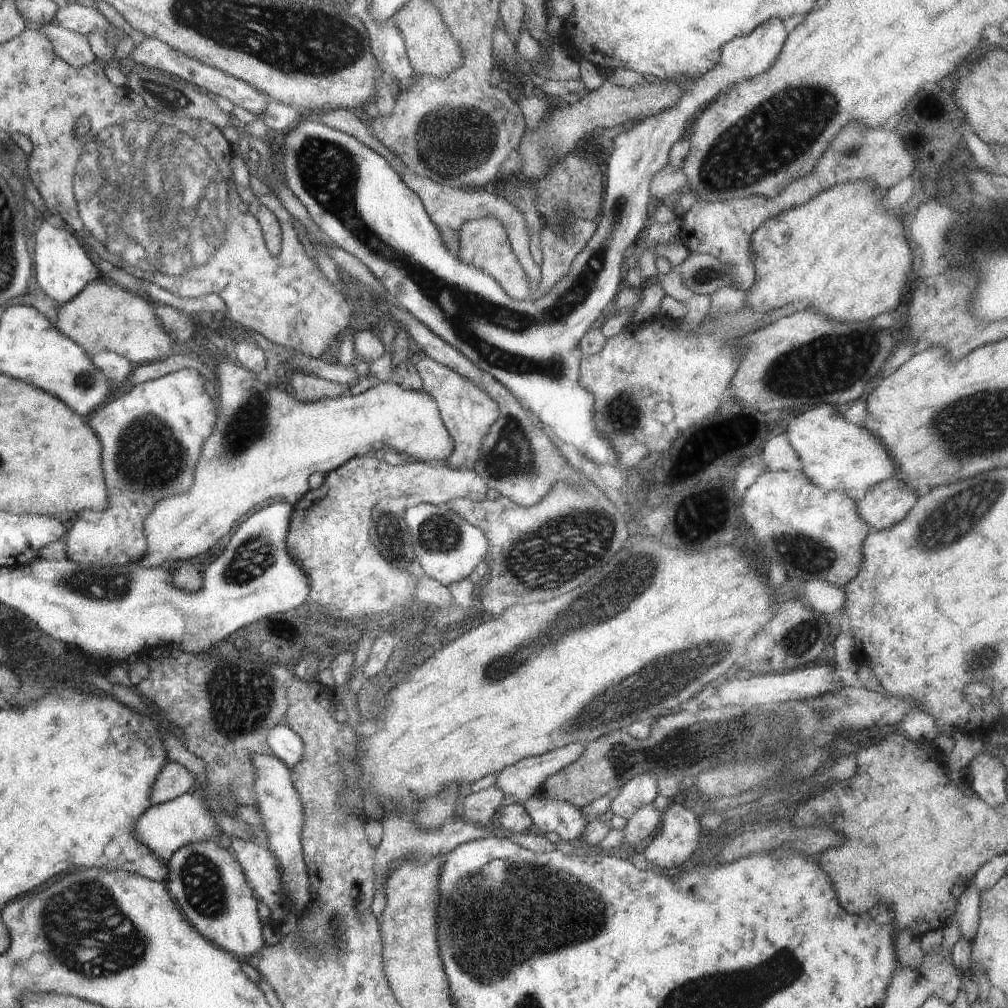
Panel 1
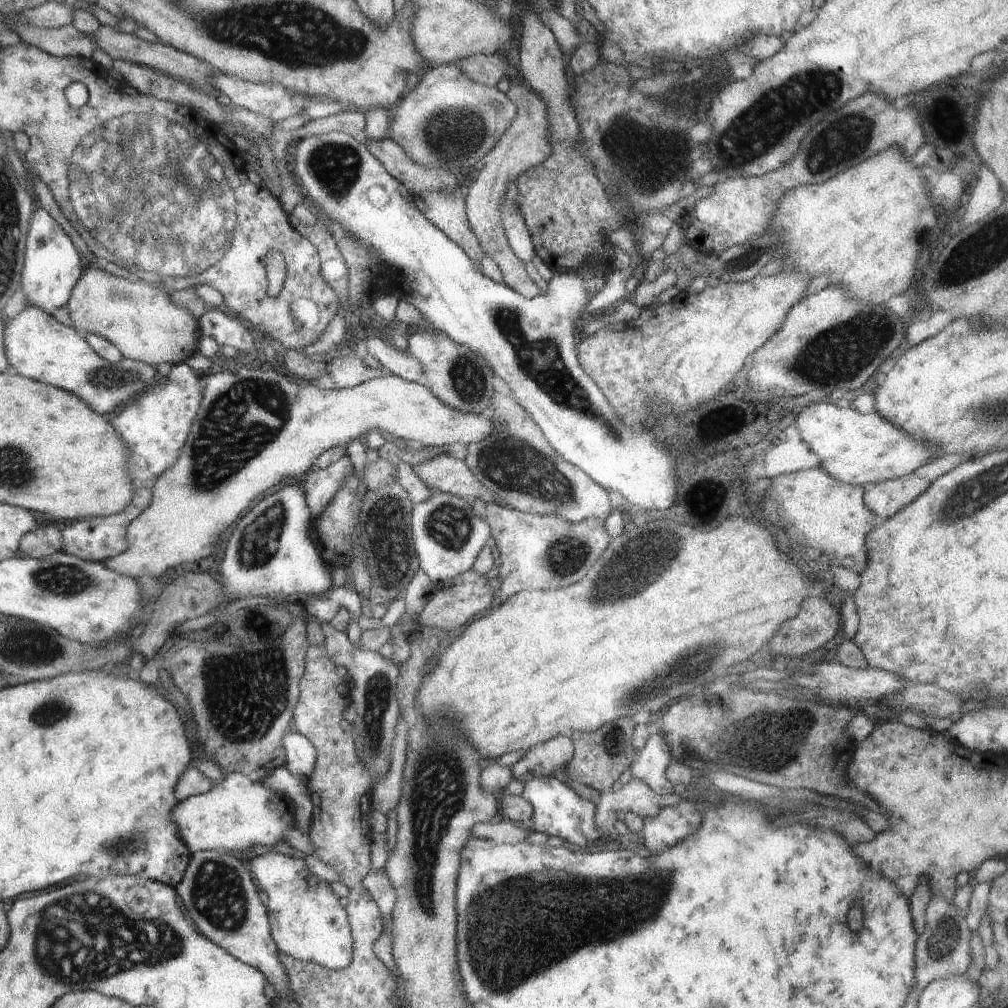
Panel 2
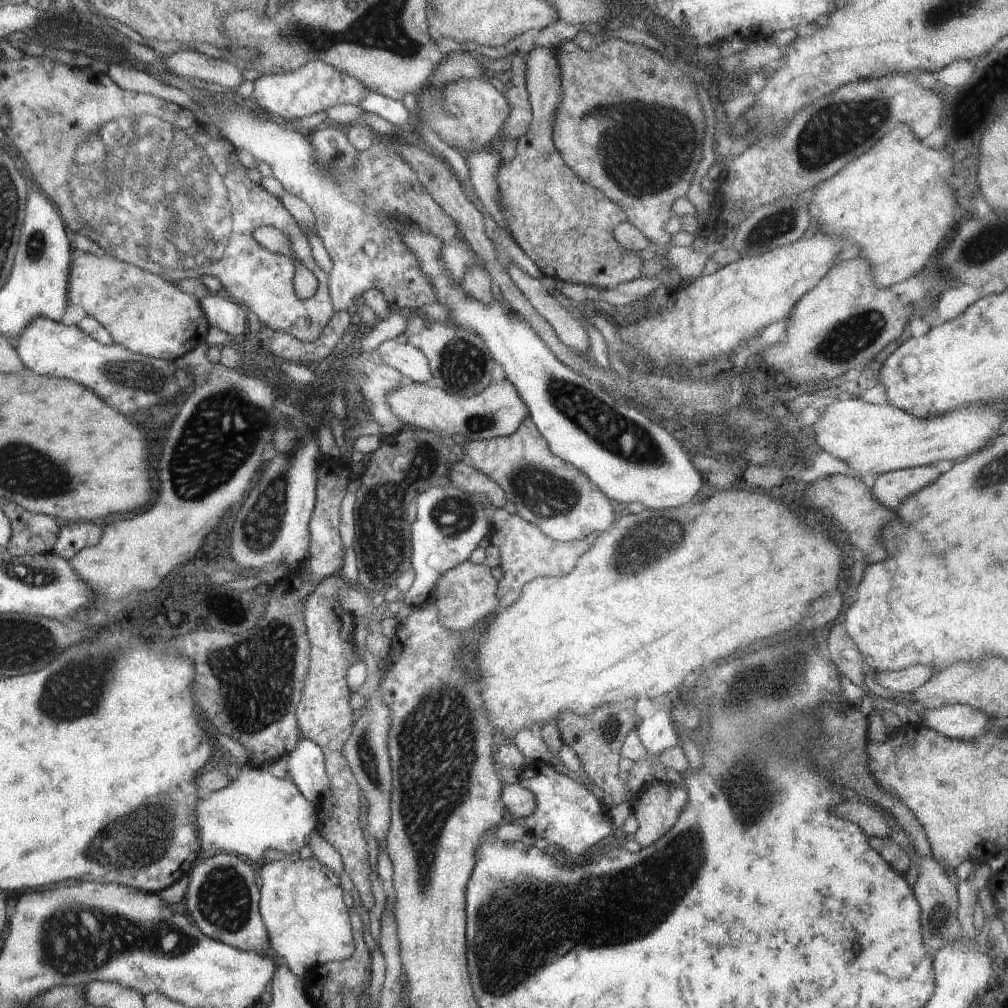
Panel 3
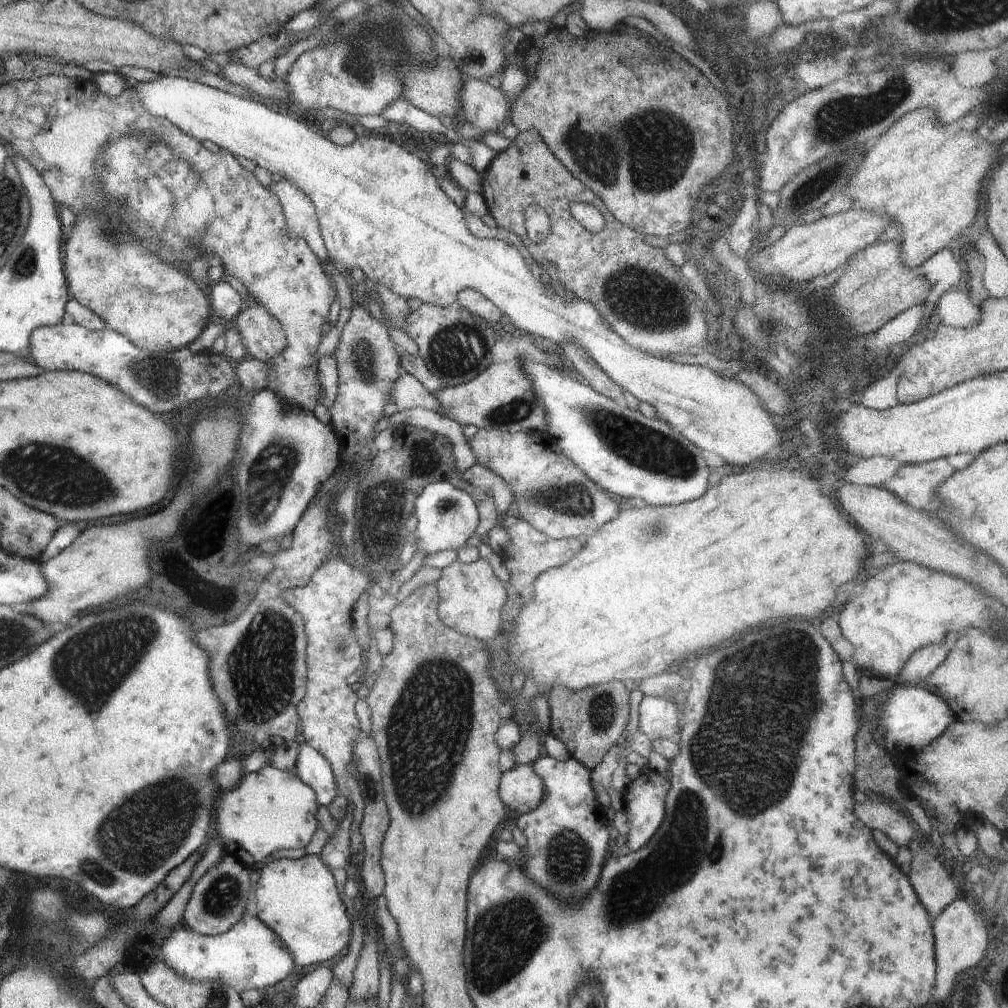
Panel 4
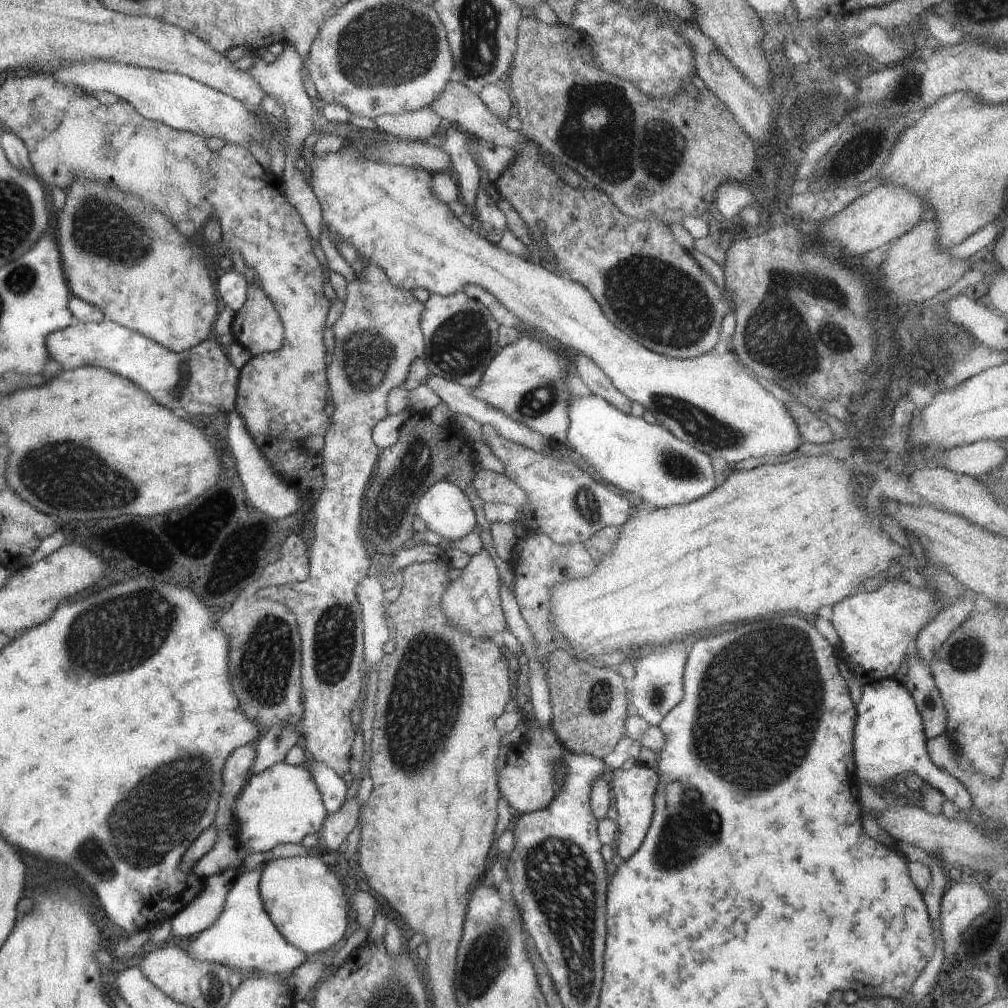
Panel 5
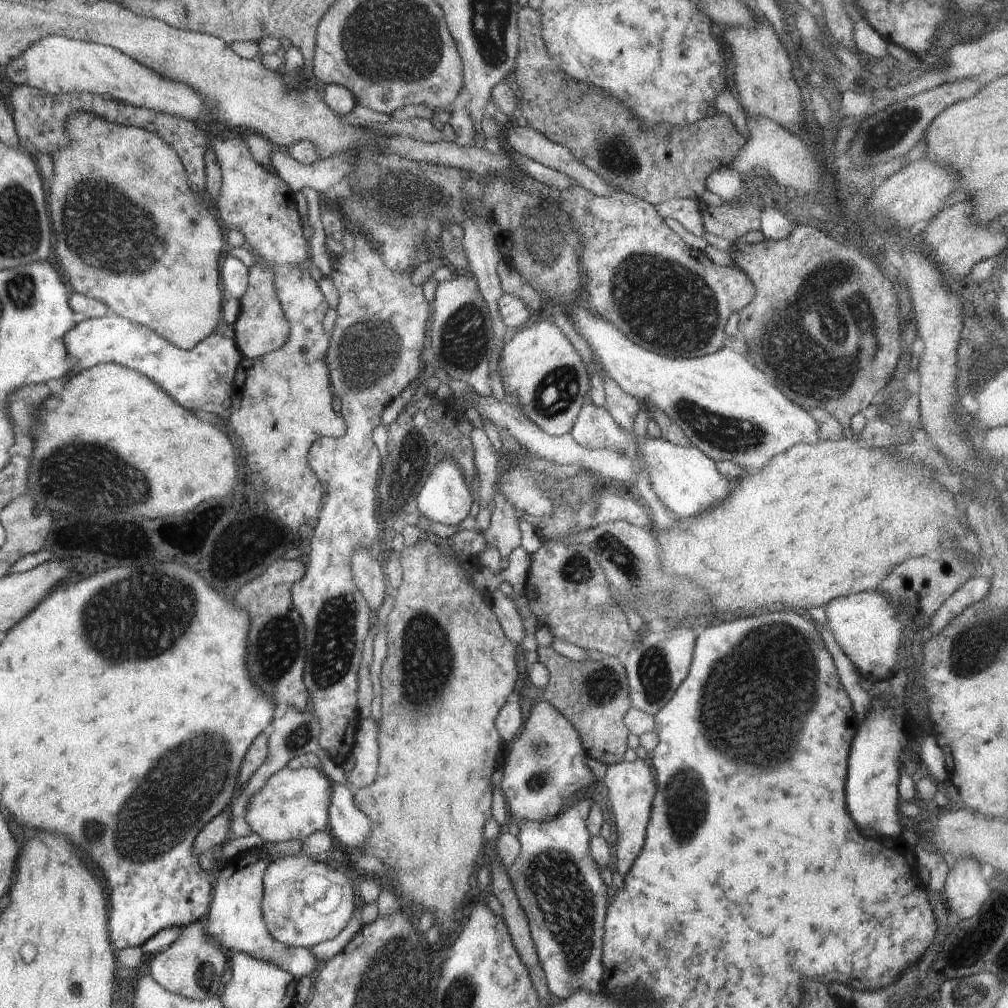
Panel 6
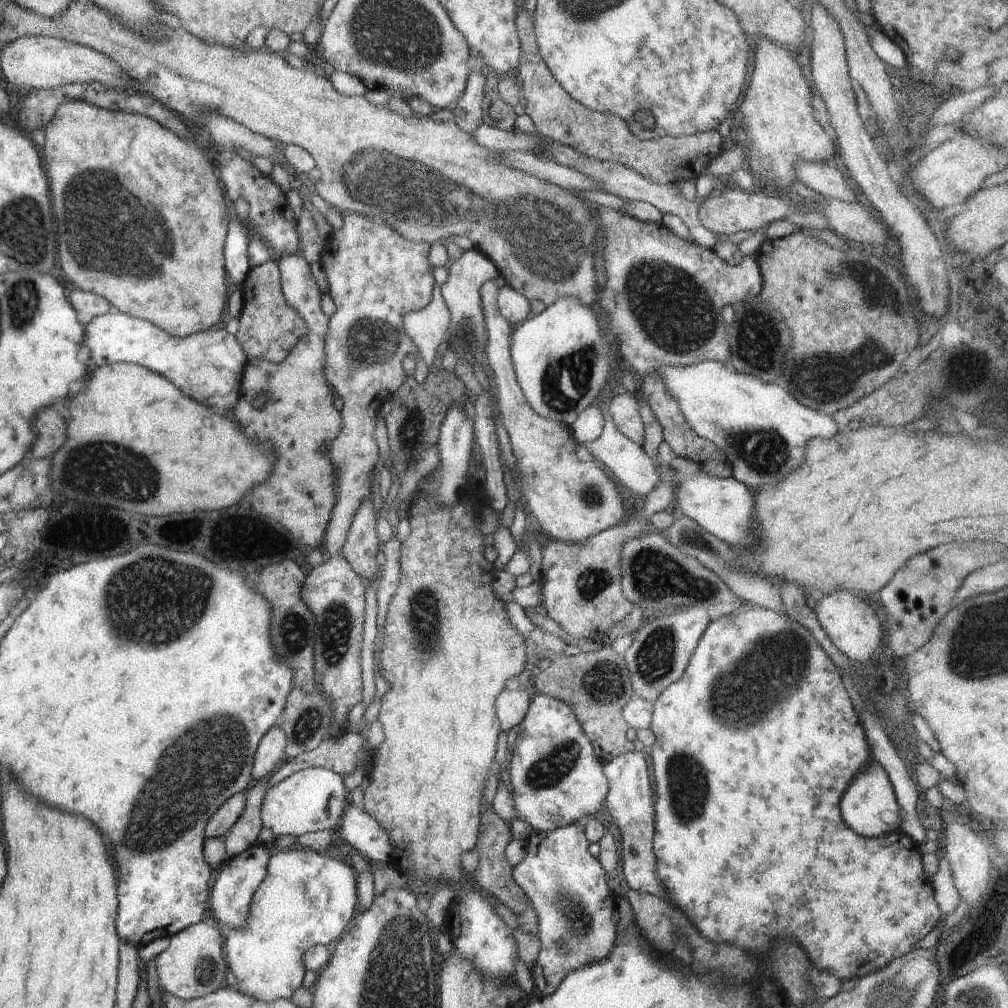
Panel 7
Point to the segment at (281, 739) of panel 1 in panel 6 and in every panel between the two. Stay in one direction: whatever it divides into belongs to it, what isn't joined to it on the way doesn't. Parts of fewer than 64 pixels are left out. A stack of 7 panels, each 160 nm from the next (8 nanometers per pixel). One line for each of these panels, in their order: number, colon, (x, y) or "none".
2: (300, 753)
3: (305, 762)
4: (311, 768)
5: (333, 790)
6: (350, 827)

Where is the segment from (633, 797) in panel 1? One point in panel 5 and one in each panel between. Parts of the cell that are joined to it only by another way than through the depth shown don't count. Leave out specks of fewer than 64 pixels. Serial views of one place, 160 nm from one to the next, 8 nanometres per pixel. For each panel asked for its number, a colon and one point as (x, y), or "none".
2: (654, 758)
3: (658, 733)
4: (658, 718)
5: (657, 687)

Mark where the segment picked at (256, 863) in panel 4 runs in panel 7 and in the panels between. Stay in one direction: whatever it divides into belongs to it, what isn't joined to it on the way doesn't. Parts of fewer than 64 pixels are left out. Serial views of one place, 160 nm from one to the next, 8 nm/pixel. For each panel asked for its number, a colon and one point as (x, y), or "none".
5: (282, 804)
6: (293, 804)
7: (310, 800)

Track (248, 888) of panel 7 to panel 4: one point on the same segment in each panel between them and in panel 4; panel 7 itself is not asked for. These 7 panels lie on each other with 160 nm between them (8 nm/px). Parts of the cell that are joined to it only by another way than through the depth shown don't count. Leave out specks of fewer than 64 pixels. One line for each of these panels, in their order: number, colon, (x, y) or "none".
4: (249, 956)
5: (244, 940)
6: (235, 921)

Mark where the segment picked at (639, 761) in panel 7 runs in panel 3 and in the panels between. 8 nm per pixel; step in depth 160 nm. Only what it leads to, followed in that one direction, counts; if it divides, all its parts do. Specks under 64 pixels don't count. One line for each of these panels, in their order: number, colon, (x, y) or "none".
3: (657, 809)
4: (644, 799)
5: (634, 789)
6: (631, 789)

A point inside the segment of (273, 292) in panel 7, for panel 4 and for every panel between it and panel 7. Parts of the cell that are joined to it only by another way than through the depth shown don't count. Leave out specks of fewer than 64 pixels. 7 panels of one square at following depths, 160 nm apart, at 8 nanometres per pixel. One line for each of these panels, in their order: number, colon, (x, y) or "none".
4: (263, 336)
5: (256, 326)
6: (261, 327)

